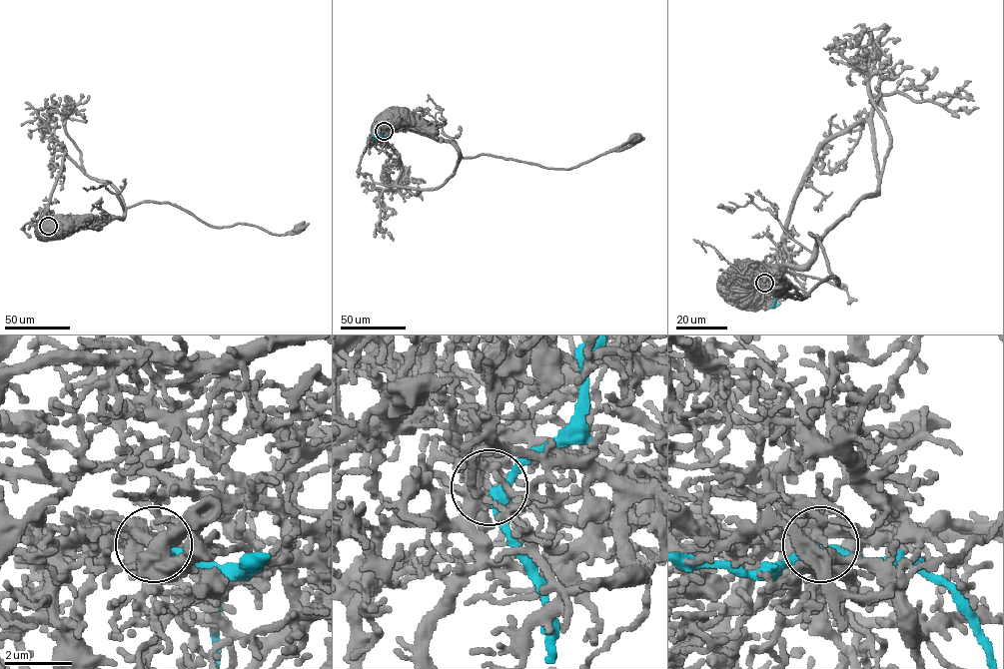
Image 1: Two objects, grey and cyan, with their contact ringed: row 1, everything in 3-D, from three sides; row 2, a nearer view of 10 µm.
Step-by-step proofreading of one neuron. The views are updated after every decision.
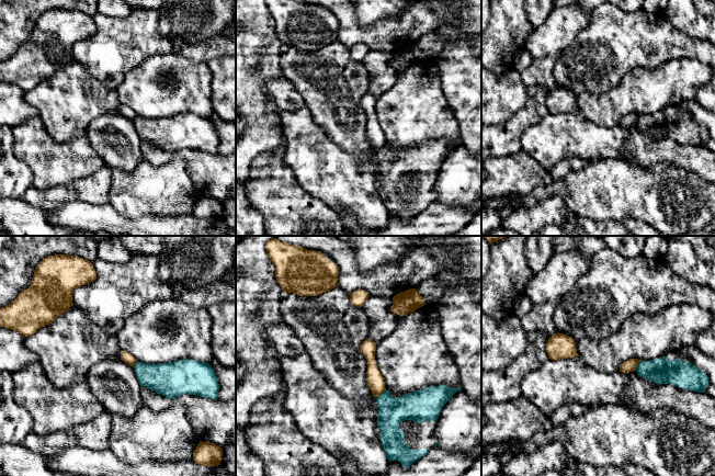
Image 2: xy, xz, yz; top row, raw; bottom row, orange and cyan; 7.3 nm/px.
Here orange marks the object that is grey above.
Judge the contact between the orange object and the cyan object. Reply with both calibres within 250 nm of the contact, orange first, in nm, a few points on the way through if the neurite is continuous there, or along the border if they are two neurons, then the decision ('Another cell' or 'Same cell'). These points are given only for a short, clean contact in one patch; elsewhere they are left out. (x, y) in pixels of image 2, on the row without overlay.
Thickness 120 nm (orange) against 200 nm. Boundary: xz (386, 144), (376, 152). Another cell

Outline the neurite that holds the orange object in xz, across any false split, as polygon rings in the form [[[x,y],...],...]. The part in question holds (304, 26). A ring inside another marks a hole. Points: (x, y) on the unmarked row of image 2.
[[[265,0],[284,47],[318,50],[338,41],[339,23],[320,5],[298,0]]]

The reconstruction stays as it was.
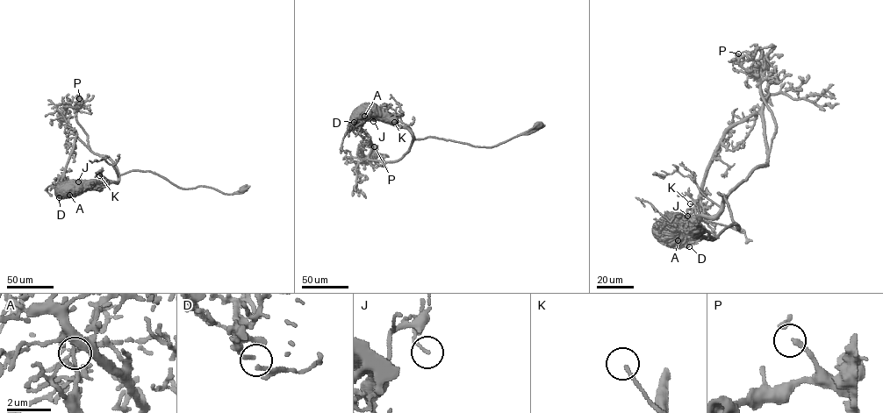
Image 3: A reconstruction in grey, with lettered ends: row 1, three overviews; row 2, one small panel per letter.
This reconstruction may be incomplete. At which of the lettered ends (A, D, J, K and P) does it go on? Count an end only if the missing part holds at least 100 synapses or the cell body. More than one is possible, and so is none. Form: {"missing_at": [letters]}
{"missing_at": ["D"]}

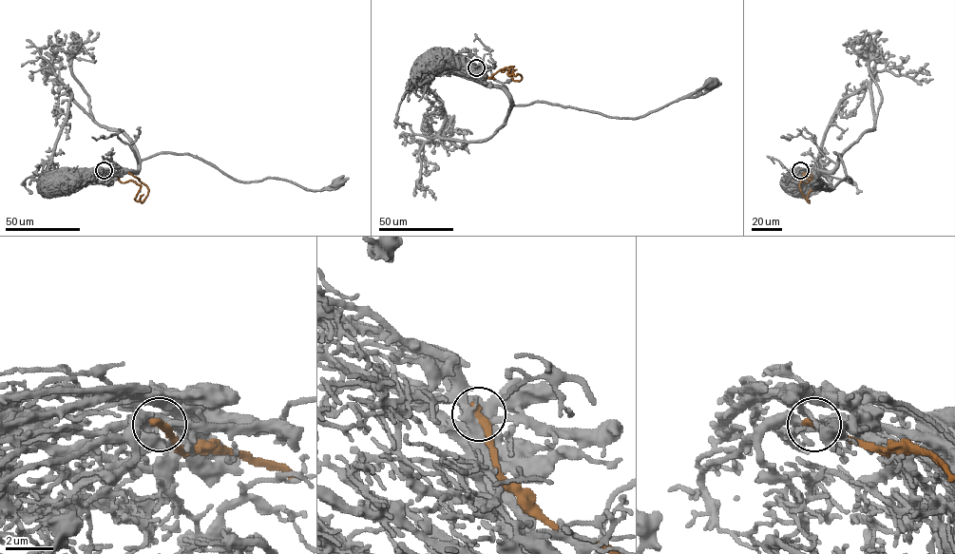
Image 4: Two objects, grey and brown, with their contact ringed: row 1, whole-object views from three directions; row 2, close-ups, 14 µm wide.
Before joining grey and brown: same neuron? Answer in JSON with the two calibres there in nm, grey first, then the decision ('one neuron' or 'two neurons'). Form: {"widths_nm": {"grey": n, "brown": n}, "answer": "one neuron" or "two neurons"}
{"widths_nm": {"grey": 320, "brown": 320}, "answer": "two neurons"}

